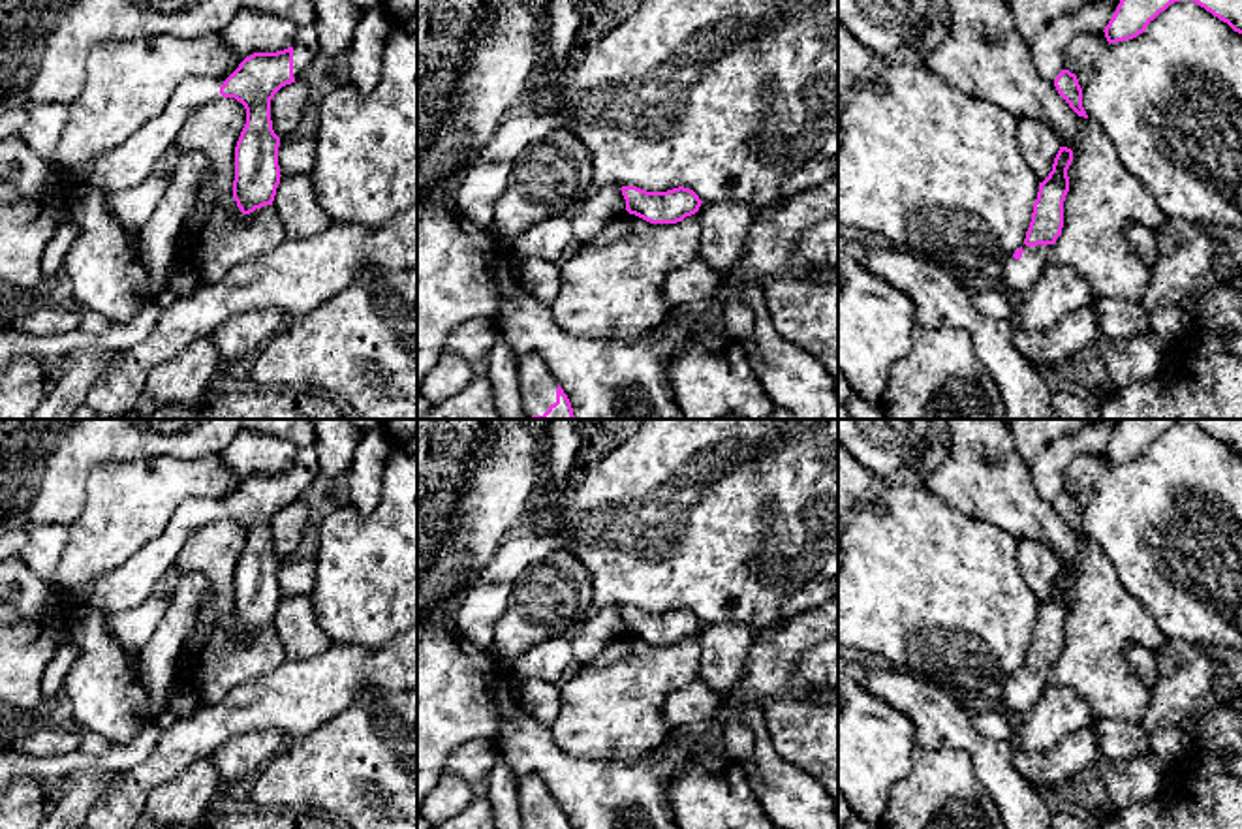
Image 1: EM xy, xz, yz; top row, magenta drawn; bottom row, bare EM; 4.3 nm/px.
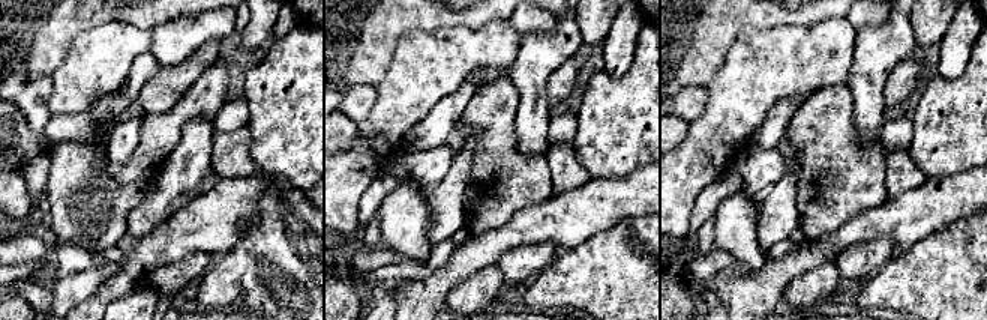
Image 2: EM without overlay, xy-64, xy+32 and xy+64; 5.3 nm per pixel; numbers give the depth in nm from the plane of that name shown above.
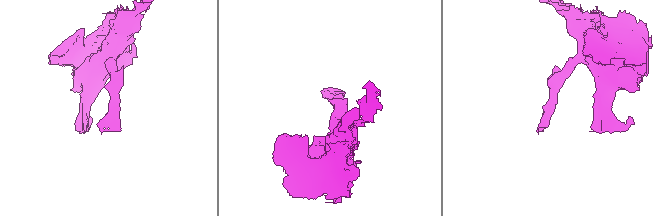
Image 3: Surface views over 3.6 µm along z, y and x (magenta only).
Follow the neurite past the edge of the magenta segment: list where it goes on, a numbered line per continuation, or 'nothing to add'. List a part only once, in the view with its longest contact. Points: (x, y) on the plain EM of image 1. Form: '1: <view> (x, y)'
1: xy (305, 467)
2: xy (126, 587)
3: xz (538, 807)
4: yz (1019, 696)

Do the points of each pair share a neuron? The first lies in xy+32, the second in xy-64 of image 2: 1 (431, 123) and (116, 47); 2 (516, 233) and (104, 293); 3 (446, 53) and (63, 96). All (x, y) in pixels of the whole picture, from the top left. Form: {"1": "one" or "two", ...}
{"1": "two", "2": "one", "3": "one"}

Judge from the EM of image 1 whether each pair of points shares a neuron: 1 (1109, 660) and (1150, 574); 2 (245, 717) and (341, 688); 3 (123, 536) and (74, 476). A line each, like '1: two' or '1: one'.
1: two
2: one
3: two

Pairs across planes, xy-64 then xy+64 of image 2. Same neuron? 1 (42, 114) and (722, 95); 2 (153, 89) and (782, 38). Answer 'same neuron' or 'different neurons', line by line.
1: different neurons
2: different neurons

